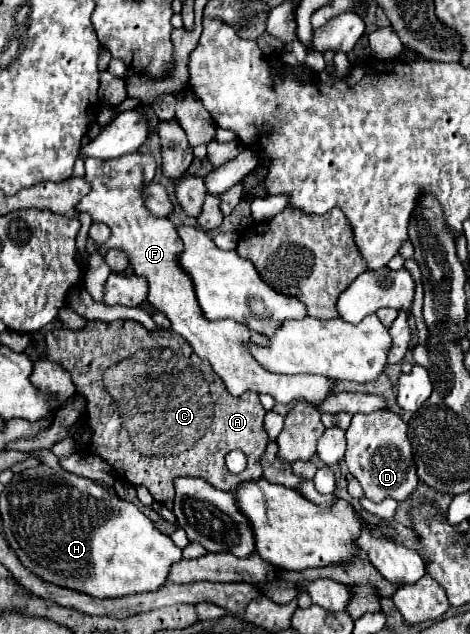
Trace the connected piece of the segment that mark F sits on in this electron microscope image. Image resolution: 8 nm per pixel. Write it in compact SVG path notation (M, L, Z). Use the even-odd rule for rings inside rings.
M140 152L118 156L114 160L86 160L86 180L92 184L92 190L78 202L78 210L88 212L94 222L104 222L110 228L111 236L100 247L100 255L104 258L114 248L122 248L130 254L134 274L148 278L148 302L168 316L172 330L184 336L200 358L212 364L214 372L224 380L232 396L242 396L244 392L270 394L280 404L292 404L296 400L320 404L332 396L336 380L330 380L328 376L286 376L262 368L248 350L248 344L266 346L266 336L230 318L212 322L202 316L202 308L198 308L198 300L194 296L194 286L176 262L176 256L182 252L182 240L176 224L168 218L152 216L144 204L144 188L152 182L154 172L154 158Z

